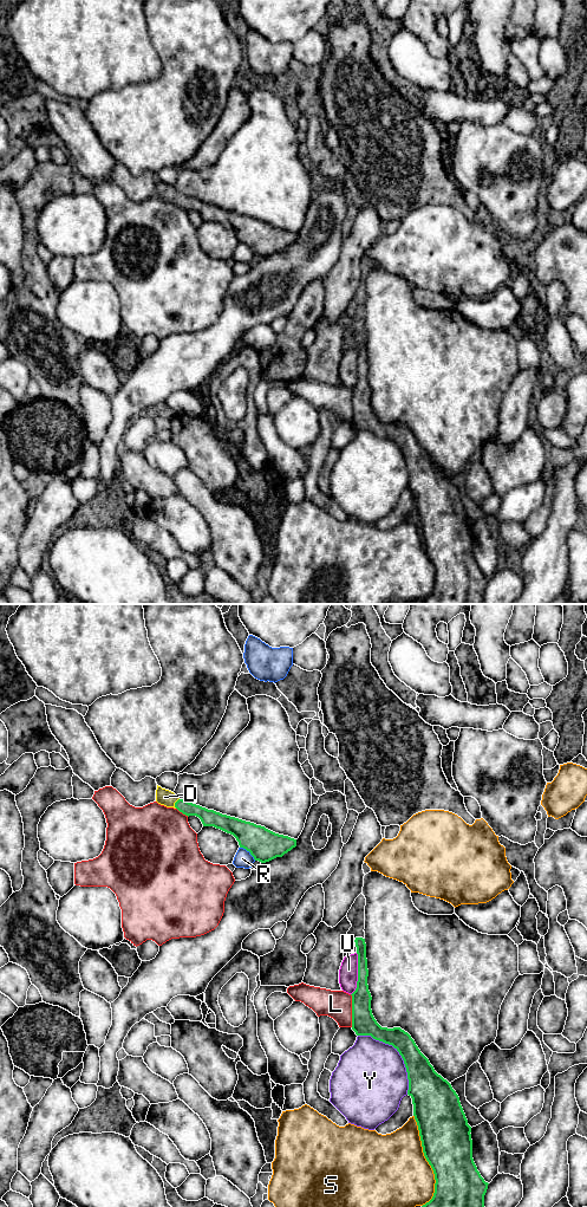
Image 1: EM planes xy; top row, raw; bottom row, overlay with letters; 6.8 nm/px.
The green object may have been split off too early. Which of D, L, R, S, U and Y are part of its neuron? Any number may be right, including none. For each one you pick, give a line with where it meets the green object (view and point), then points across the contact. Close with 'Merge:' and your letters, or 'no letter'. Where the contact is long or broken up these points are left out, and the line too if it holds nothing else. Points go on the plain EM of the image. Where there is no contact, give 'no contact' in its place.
D: contact xy (175, 198); way xy (208, 212), (175, 198), (164, 192)
Merge: D

